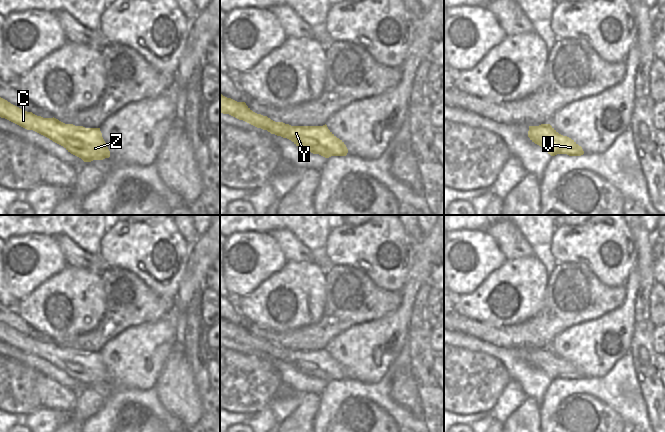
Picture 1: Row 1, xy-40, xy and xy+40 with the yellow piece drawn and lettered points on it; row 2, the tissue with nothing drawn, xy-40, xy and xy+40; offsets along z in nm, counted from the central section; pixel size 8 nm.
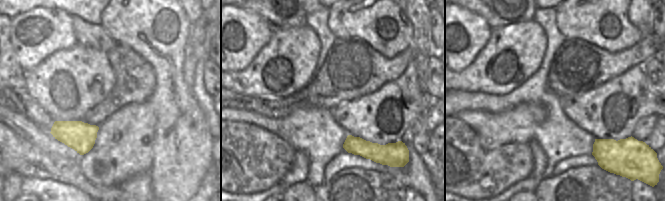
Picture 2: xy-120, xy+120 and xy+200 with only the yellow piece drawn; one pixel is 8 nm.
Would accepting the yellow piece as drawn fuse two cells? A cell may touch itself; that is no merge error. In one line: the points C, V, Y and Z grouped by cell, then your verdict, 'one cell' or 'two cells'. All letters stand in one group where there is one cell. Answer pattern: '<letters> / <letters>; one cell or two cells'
C V Y Z; one cell

